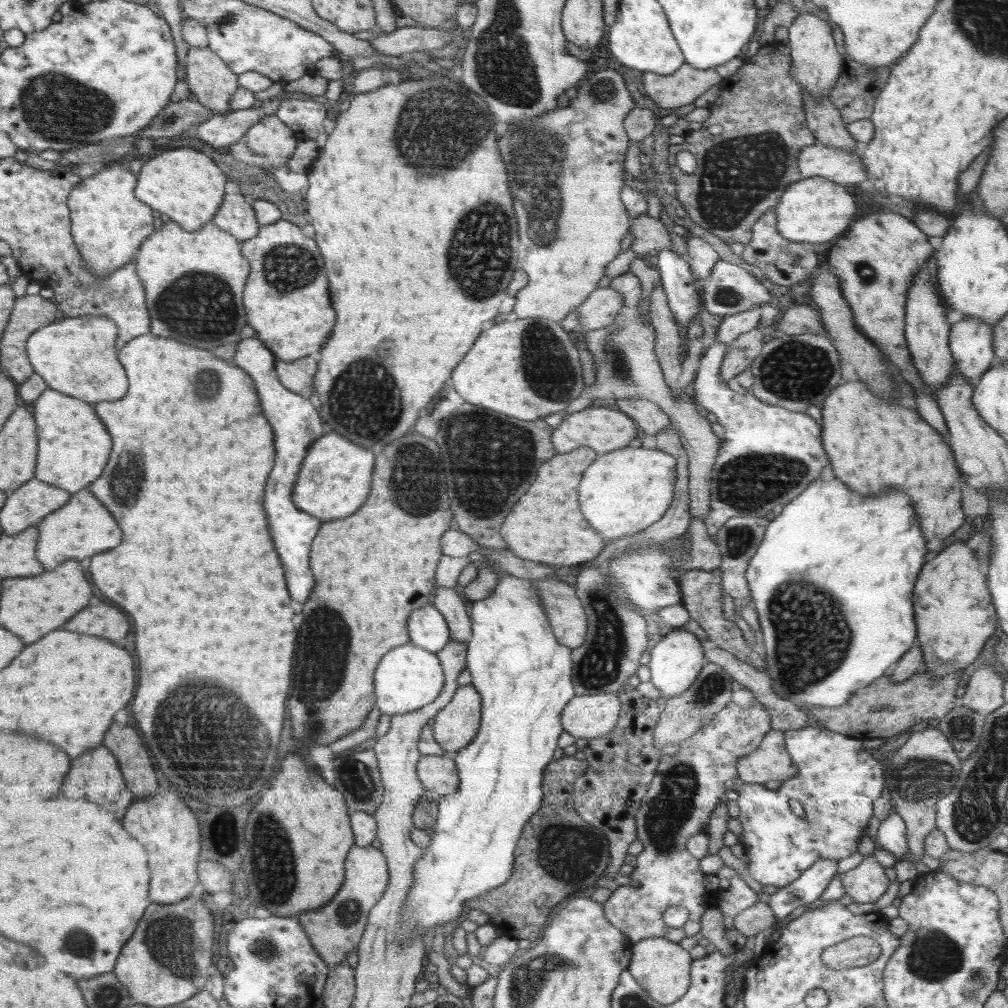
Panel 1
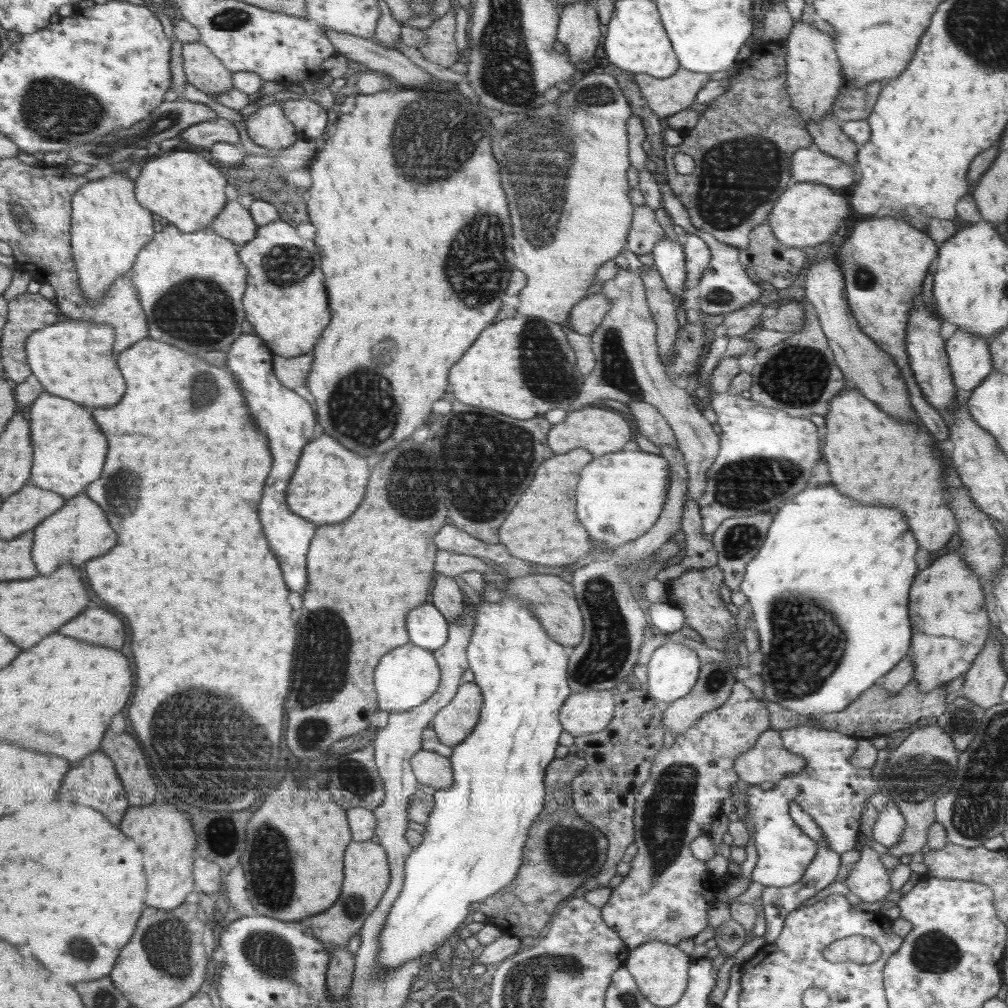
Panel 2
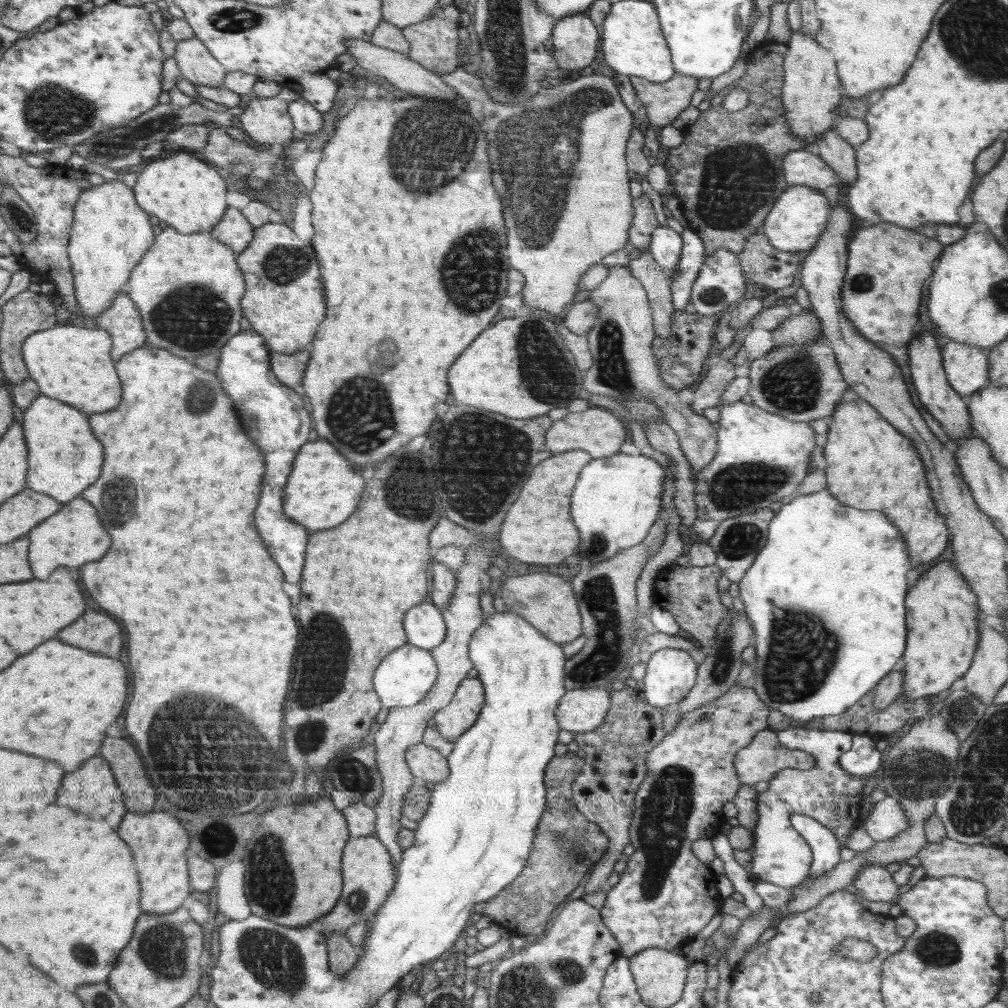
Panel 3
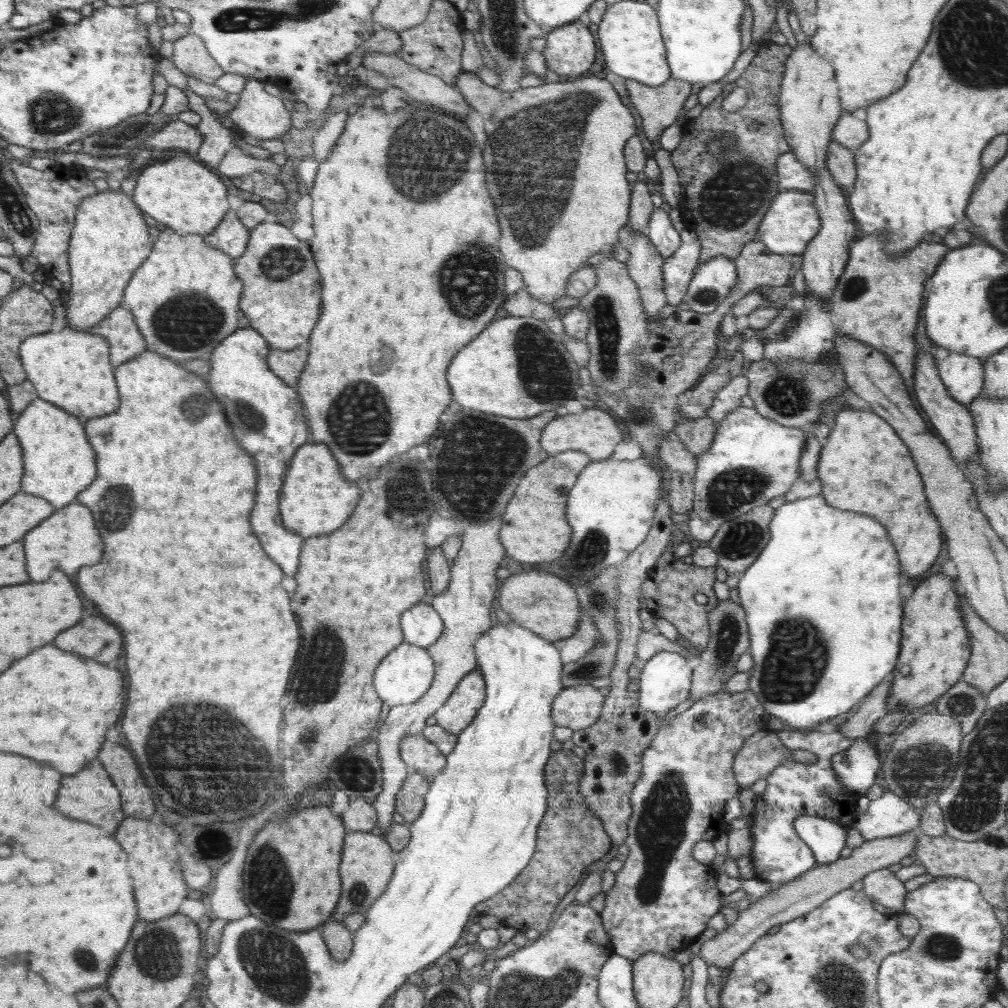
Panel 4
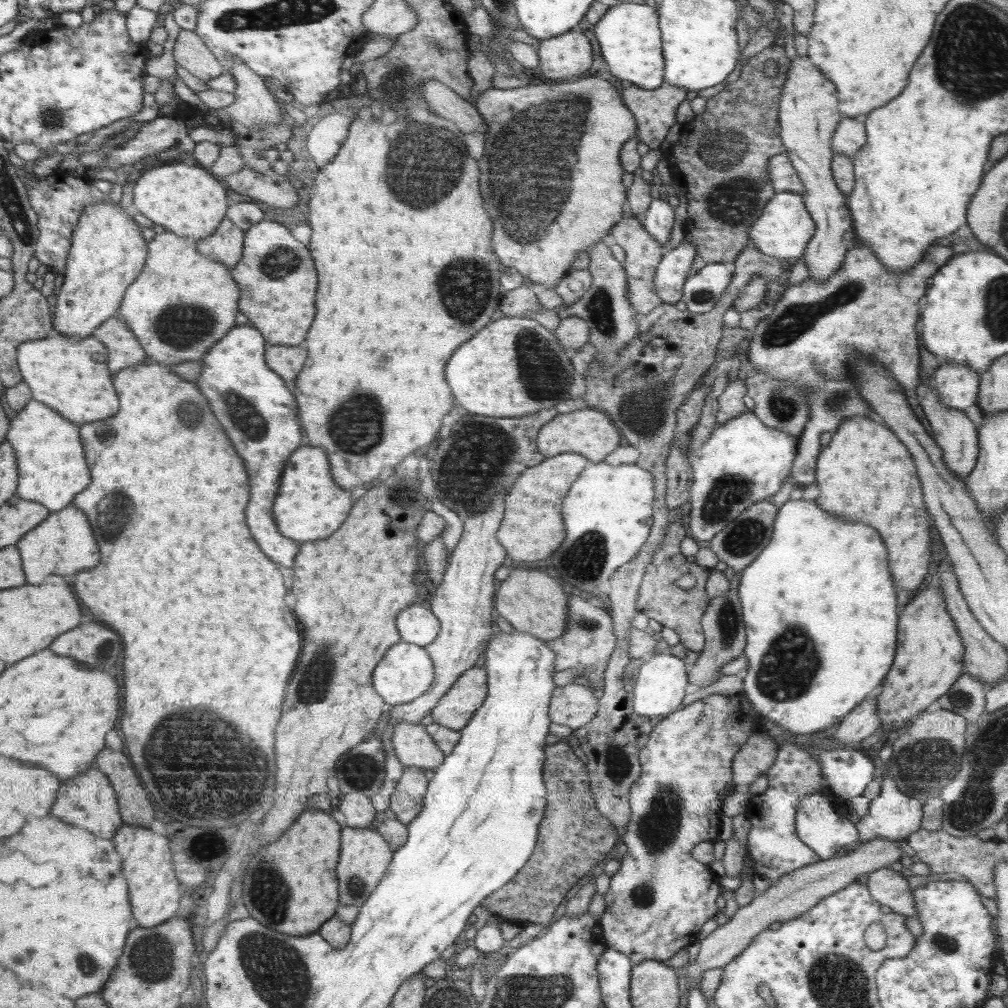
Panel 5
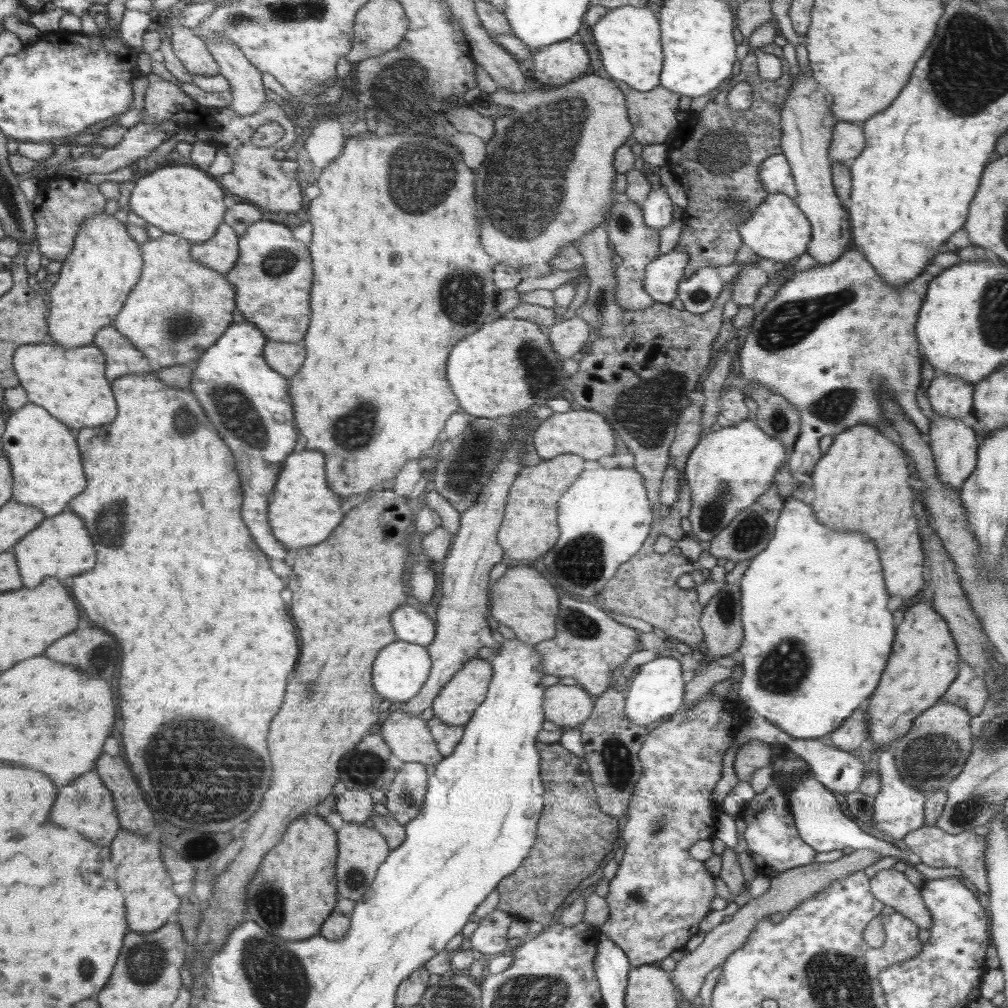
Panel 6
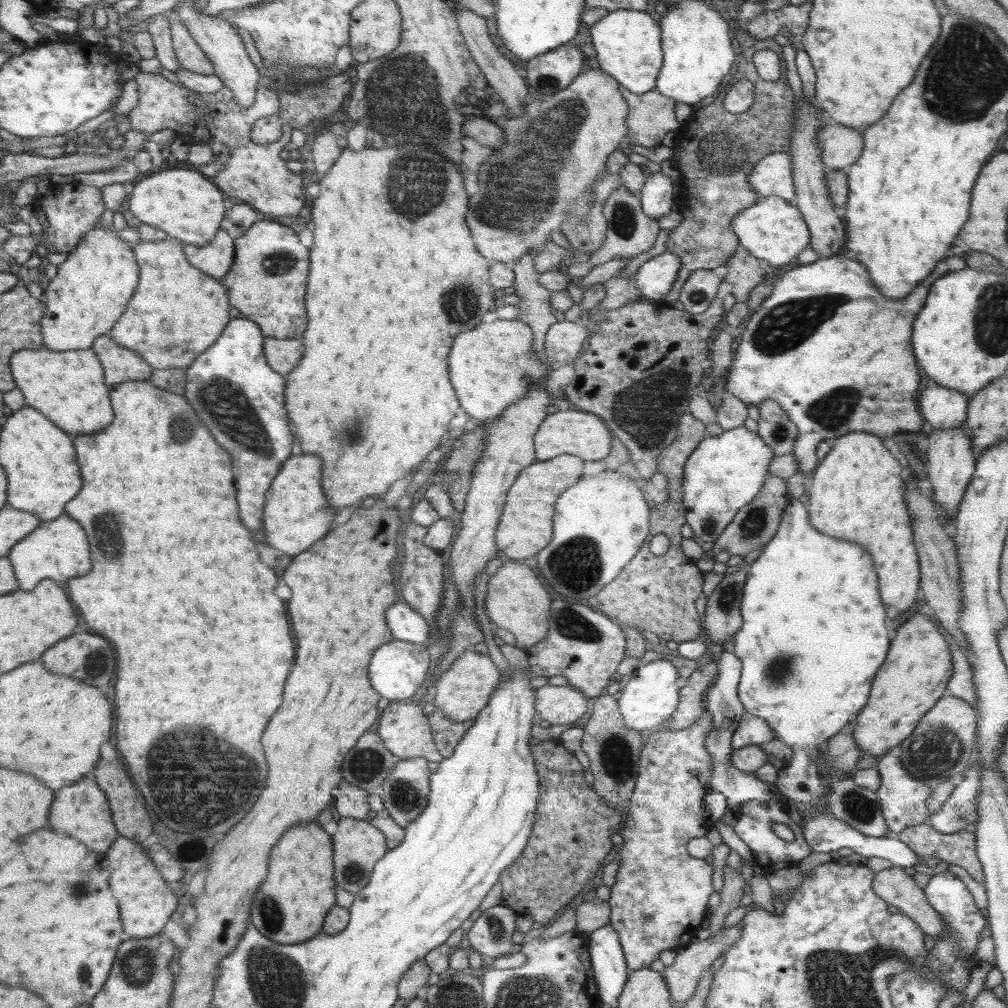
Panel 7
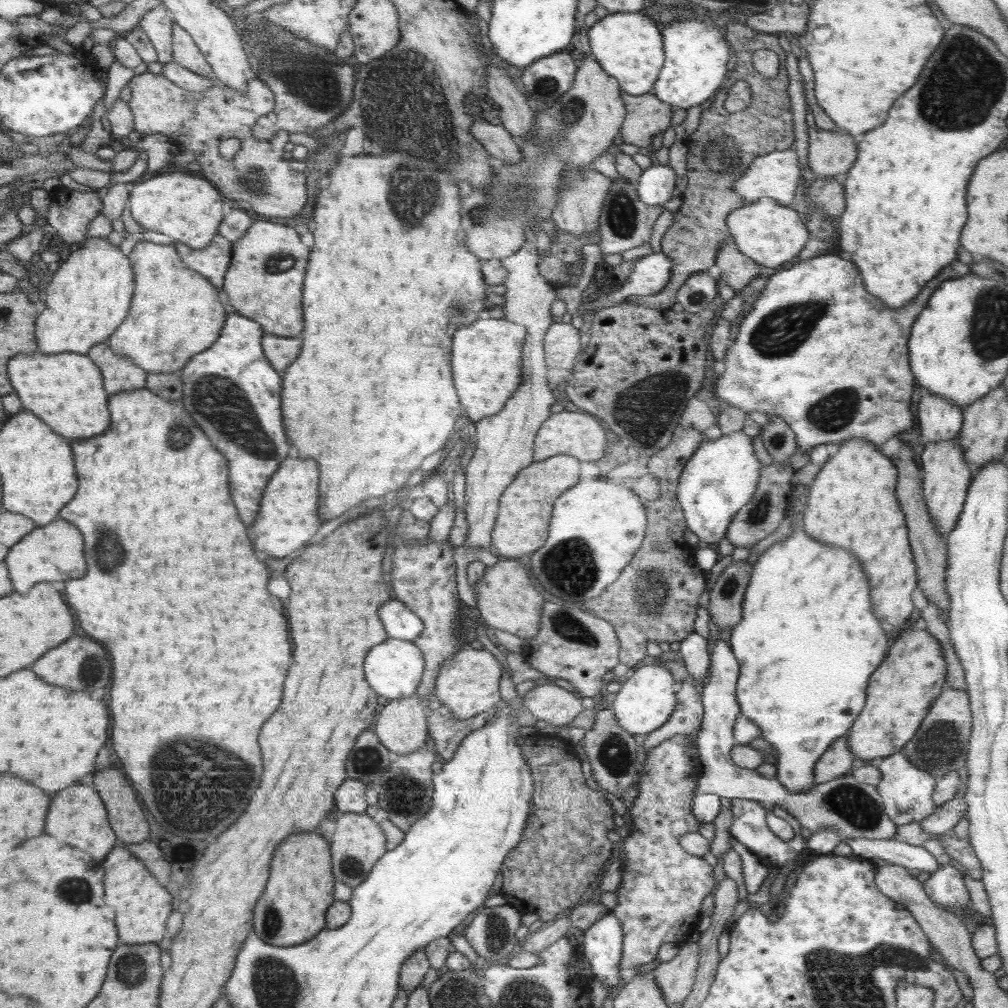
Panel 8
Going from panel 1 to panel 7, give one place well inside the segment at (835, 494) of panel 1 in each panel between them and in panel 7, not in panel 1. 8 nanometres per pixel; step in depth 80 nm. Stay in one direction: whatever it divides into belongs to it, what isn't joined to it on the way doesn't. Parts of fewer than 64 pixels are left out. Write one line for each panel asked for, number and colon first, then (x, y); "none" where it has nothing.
2: (828, 590)
3: (822, 643)
4: (822, 600)
5: (819, 607)
6: (817, 630)
7: (813, 637)

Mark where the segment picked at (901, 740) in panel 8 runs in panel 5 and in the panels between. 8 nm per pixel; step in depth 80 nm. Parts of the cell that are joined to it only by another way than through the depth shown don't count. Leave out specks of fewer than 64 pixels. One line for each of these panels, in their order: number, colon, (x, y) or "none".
5: (928, 660)
6: (924, 660)
7: (915, 673)

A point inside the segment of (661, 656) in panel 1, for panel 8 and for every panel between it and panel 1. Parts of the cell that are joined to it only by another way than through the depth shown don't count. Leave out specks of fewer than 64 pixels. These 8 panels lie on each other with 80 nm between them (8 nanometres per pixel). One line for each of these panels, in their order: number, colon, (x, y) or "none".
2: (673, 669)
3: (670, 674)
4: (665, 681)
5: (660, 686)
6: (656, 690)
7: (650, 696)
8: (646, 700)

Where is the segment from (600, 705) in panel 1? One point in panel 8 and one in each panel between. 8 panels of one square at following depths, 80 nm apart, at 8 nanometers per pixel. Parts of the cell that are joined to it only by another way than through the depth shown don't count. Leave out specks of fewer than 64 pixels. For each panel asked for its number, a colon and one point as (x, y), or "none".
2: (583, 713)
3: (580, 710)
4: (577, 707)
5: (574, 705)
6: (568, 706)
7: (564, 704)
8: (551, 703)

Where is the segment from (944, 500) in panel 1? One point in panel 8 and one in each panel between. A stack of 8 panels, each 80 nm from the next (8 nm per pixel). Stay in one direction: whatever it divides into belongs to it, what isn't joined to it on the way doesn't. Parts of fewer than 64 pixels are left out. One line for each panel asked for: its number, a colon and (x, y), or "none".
2: (873, 457)
3: (862, 447)
4: (852, 467)
5: (865, 472)
6: (861, 482)
7: (856, 493)
8: (852, 504)

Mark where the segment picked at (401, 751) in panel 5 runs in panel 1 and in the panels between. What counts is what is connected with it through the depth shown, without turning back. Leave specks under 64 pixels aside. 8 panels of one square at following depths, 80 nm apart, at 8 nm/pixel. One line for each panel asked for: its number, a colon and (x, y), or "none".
1: (439, 774)
2: (434, 769)
3: (427, 763)
4: (419, 753)

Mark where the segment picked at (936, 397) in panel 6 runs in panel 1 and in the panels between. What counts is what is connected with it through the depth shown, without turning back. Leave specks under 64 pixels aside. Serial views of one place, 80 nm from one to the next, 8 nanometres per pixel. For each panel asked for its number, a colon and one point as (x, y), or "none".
1: (971, 341)
2: (970, 362)
3: (966, 367)
4: (962, 375)
5: (958, 387)

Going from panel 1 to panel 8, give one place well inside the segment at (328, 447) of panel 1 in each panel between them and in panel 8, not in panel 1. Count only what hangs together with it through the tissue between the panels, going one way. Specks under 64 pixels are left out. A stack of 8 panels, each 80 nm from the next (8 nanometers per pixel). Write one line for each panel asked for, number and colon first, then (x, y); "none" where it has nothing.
2: (329, 482)
3: (323, 490)
4: (317, 498)
5: (310, 505)
6: (303, 510)
7: (298, 515)
8: (288, 517)

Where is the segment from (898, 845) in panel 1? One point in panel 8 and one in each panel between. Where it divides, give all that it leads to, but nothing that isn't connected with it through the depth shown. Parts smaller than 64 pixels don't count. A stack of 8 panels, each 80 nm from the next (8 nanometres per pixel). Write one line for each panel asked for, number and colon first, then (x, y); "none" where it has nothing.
2: (888, 829)
3: (887, 819)
4: (886, 817)
5: (894, 815)
6: (899, 808)
7: (901, 796)
8: (906, 791)

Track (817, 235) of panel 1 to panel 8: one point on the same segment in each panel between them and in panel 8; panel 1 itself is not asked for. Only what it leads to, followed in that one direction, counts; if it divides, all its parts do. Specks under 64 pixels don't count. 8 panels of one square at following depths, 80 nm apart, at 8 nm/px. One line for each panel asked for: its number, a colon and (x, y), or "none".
2: (806, 214)
3: (799, 216)
4: (792, 222)
5: (785, 226)
6: (778, 230)
7: (773, 229)
8: (765, 231)

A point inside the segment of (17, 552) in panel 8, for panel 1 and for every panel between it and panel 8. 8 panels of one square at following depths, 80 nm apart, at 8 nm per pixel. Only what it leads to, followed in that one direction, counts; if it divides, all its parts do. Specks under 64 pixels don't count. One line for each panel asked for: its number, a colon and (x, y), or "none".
1: (83, 527)
2: (79, 532)
3: (75, 535)
4: (69, 539)
5: (63, 543)
6: (60, 546)
7: (58, 550)

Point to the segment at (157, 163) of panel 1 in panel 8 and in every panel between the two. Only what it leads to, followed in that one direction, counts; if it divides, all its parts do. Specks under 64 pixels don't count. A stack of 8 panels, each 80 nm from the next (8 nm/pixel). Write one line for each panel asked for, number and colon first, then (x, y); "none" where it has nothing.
2: (181, 186)
3: (188, 195)
4: (185, 196)
5: (186, 200)
6: (183, 201)
7: (182, 203)
8: (180, 205)

